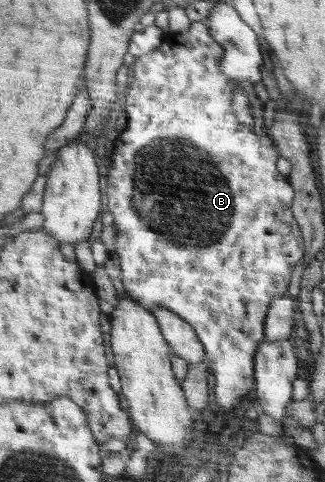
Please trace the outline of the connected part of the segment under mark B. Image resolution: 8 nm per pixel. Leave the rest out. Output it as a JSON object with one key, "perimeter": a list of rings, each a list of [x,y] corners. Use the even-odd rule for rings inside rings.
{"perimeter":[[[193,22],[187,31],[169,31],[162,36],[160,46],[155,50],[135,58],[130,67],[130,85],[123,96],[126,105],[128,125],[113,145],[112,166],[107,175],[107,210],[114,216],[114,224],[118,228],[115,235],[115,251],[119,255],[119,266],[124,292],[145,308],[163,307],[171,309],[182,317],[198,332],[199,340],[206,346],[207,357],[211,362],[213,374],[217,379],[214,400],[221,413],[229,411],[239,404],[241,396],[251,392],[255,387],[254,358],[264,338],[264,321],[272,300],[281,298],[289,286],[291,272],[303,258],[303,237],[297,221],[291,216],[291,200],[293,187],[289,186],[285,175],[275,170],[275,146],[272,138],[265,134],[266,120],[263,120],[263,102],[255,96],[254,84],[249,81],[233,82],[221,69],[224,48],[211,36],[206,22]],[[241,87],[247,93],[254,126],[249,128],[241,124],[231,108],[231,94]]]}

